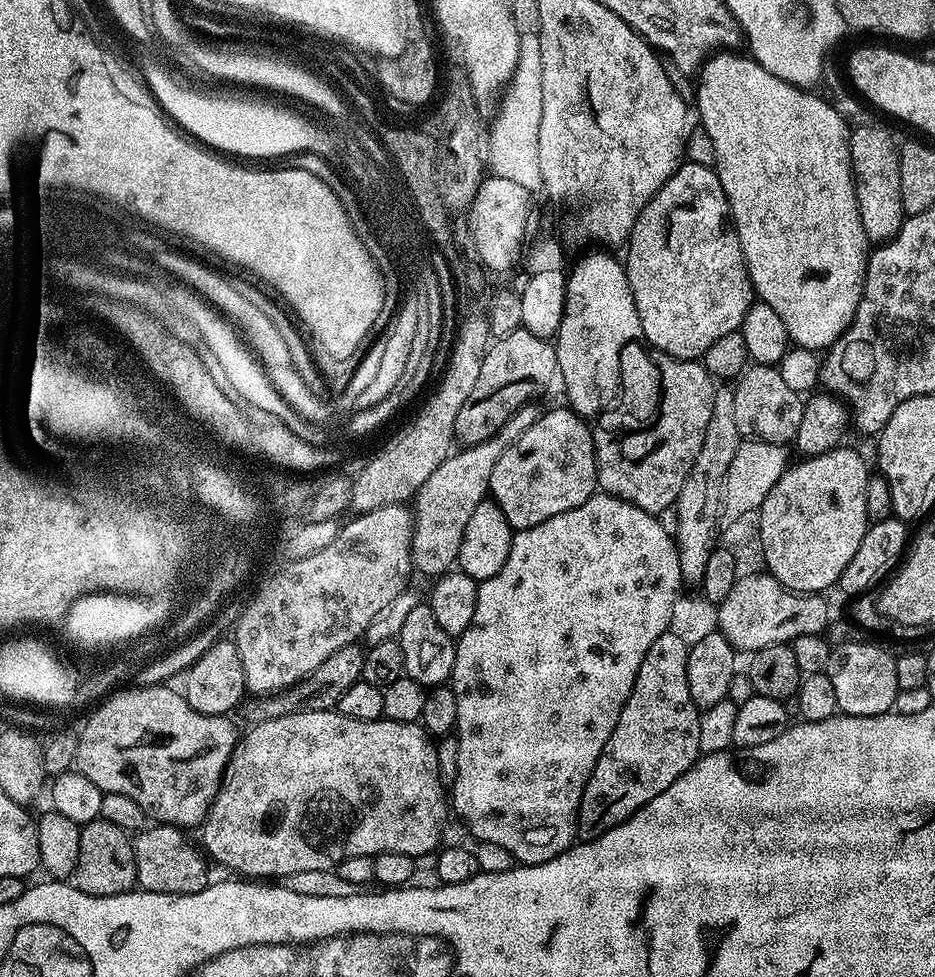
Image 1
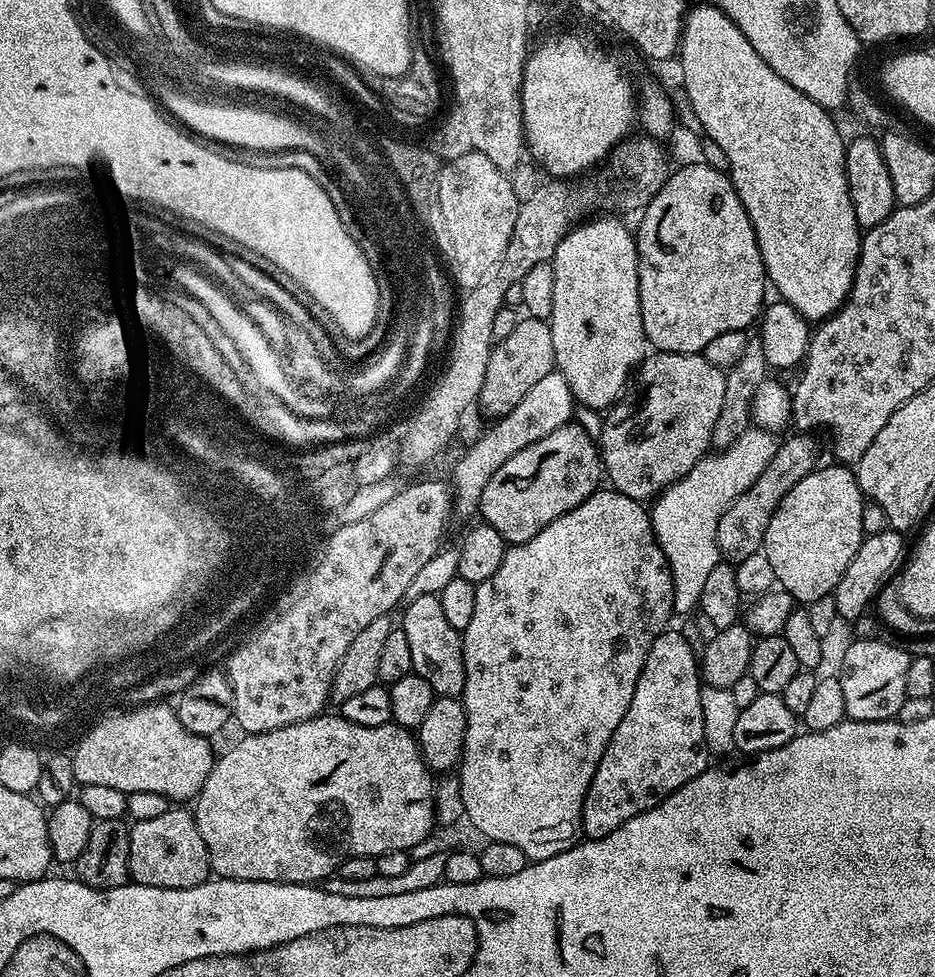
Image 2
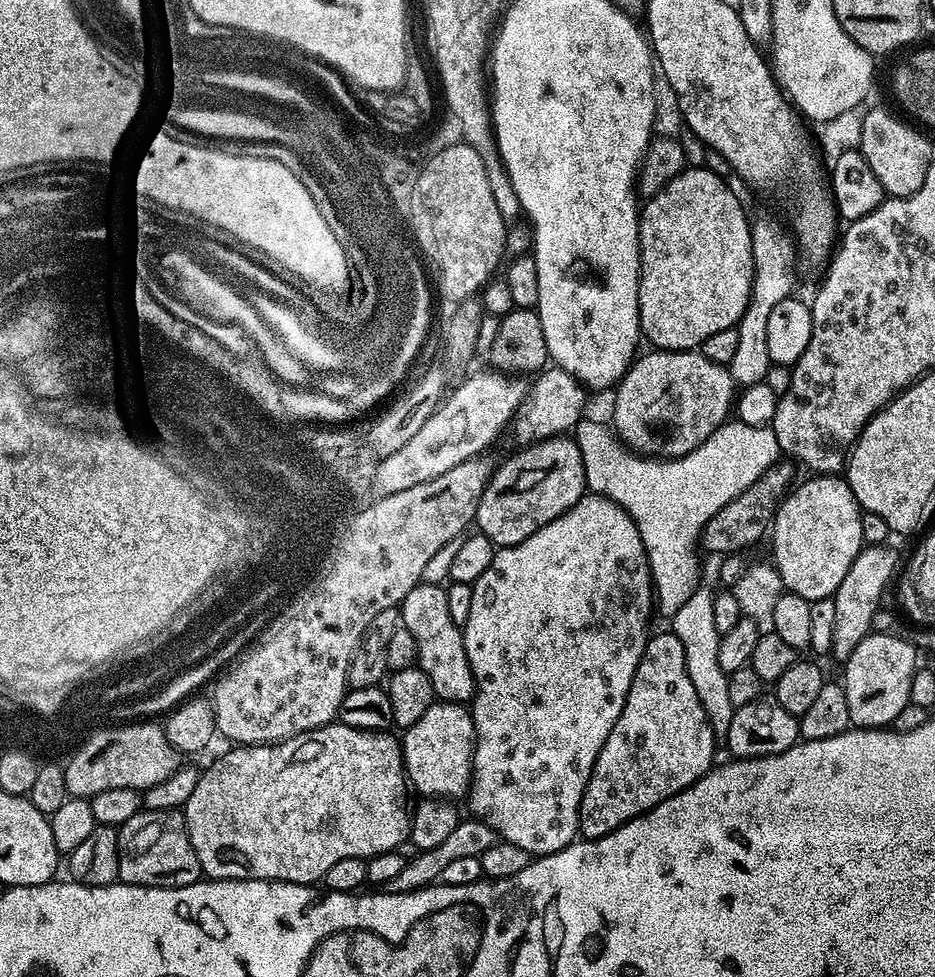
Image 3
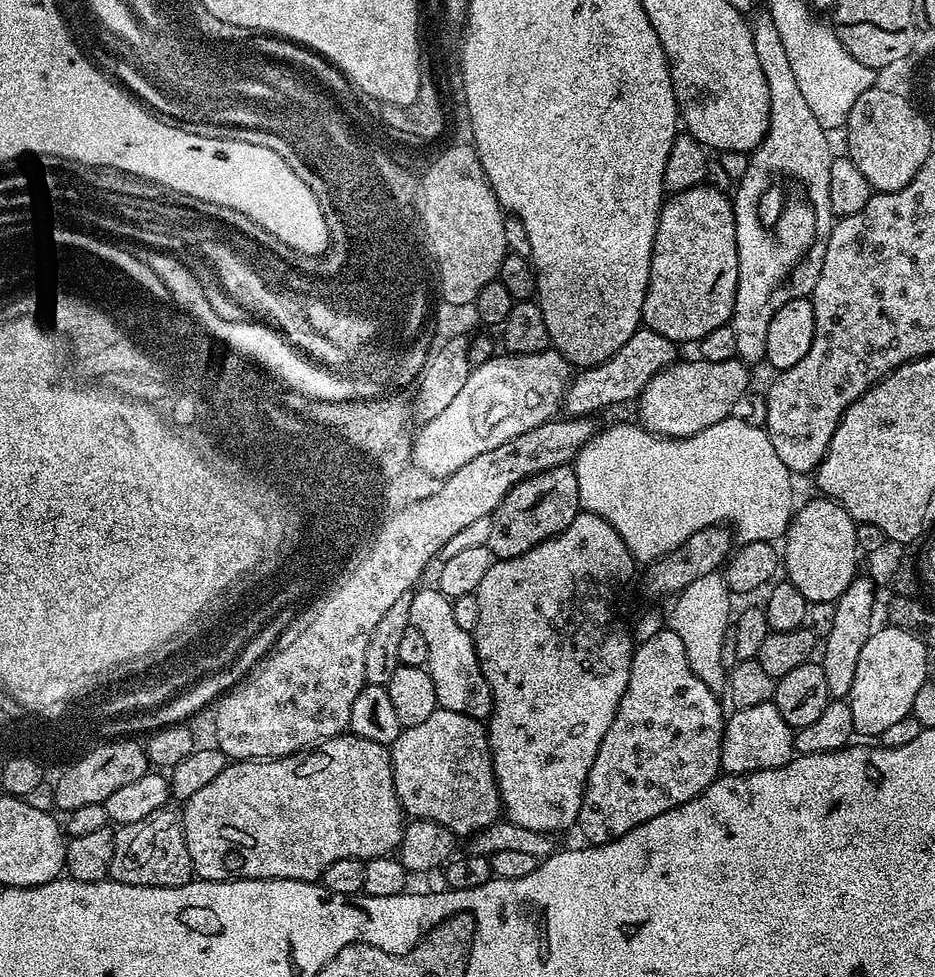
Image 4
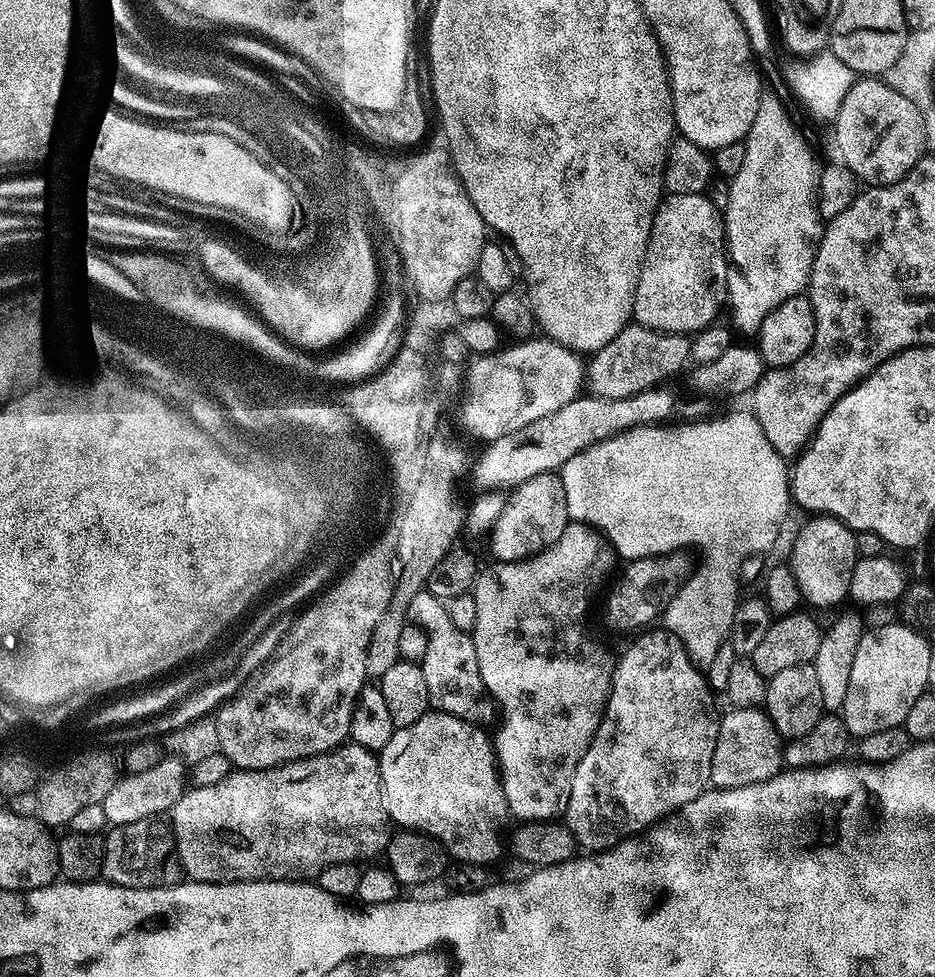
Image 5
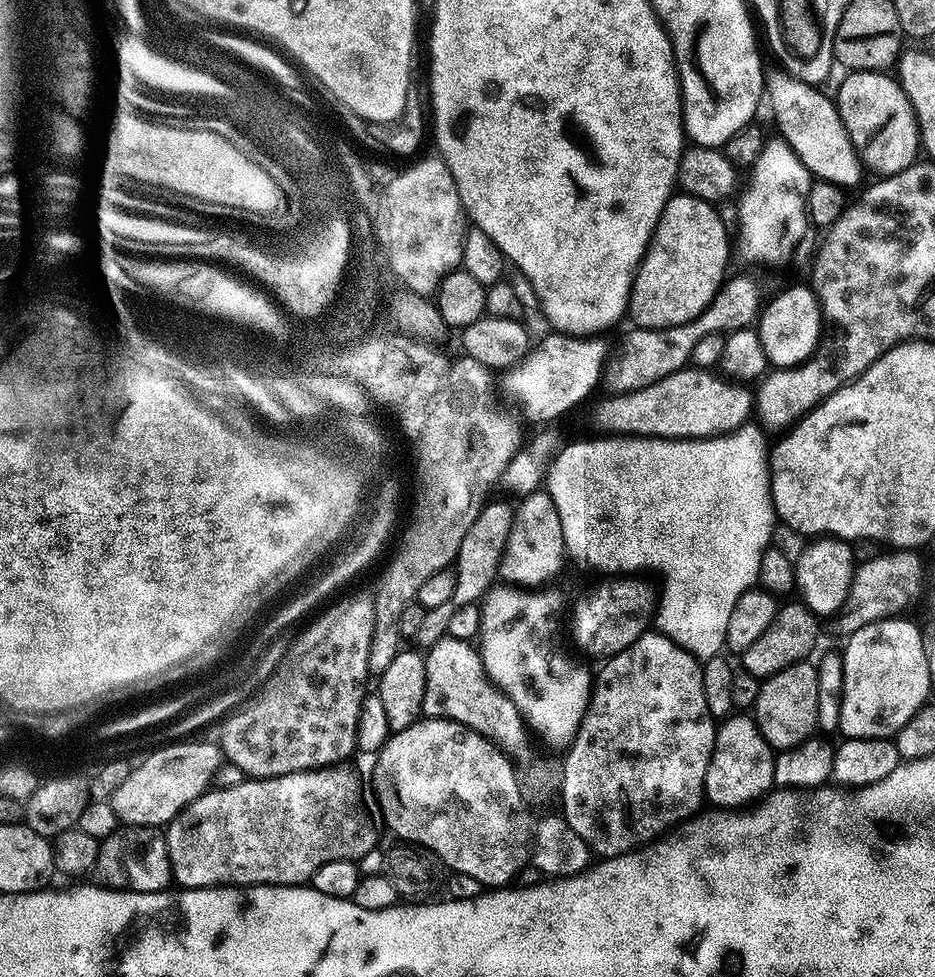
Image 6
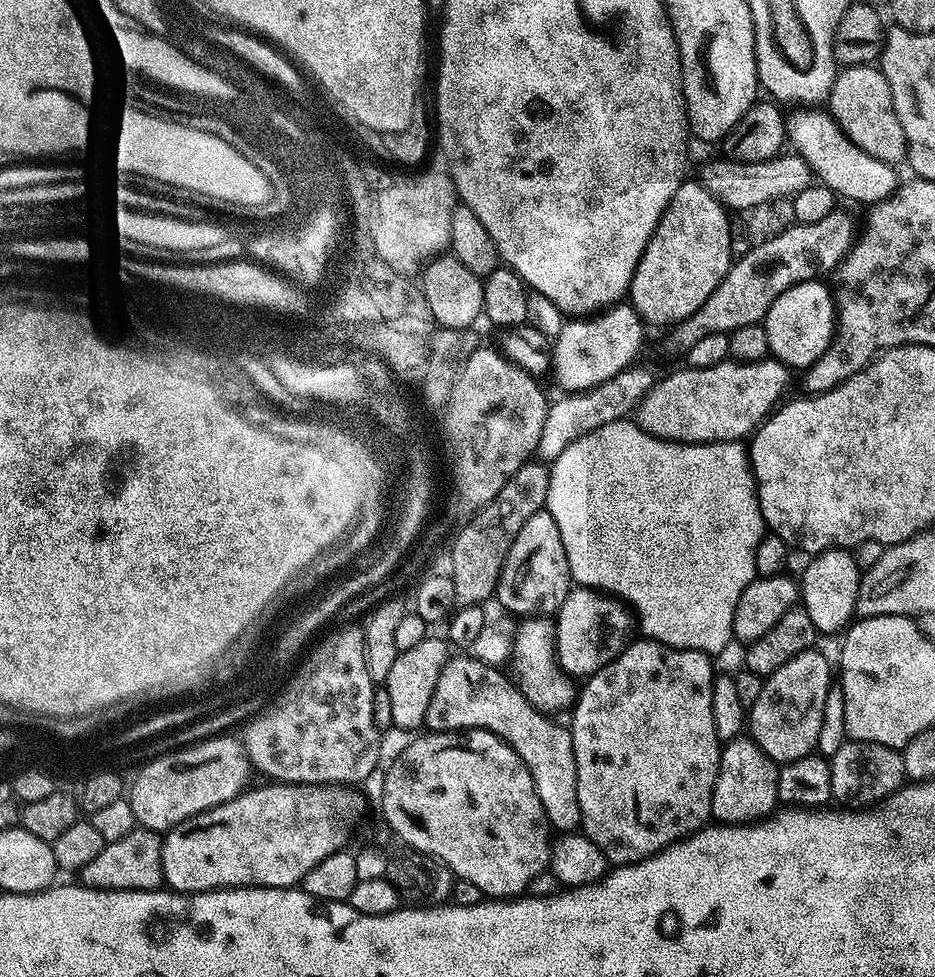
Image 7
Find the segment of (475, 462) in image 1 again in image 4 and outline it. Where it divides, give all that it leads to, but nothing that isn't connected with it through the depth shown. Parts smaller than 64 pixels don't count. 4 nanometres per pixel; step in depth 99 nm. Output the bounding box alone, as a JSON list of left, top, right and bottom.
[563,326,677,417]

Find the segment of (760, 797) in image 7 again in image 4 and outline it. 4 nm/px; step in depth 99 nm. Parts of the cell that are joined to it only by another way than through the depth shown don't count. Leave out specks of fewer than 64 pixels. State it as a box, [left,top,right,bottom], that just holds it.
[720,703,794,776]

